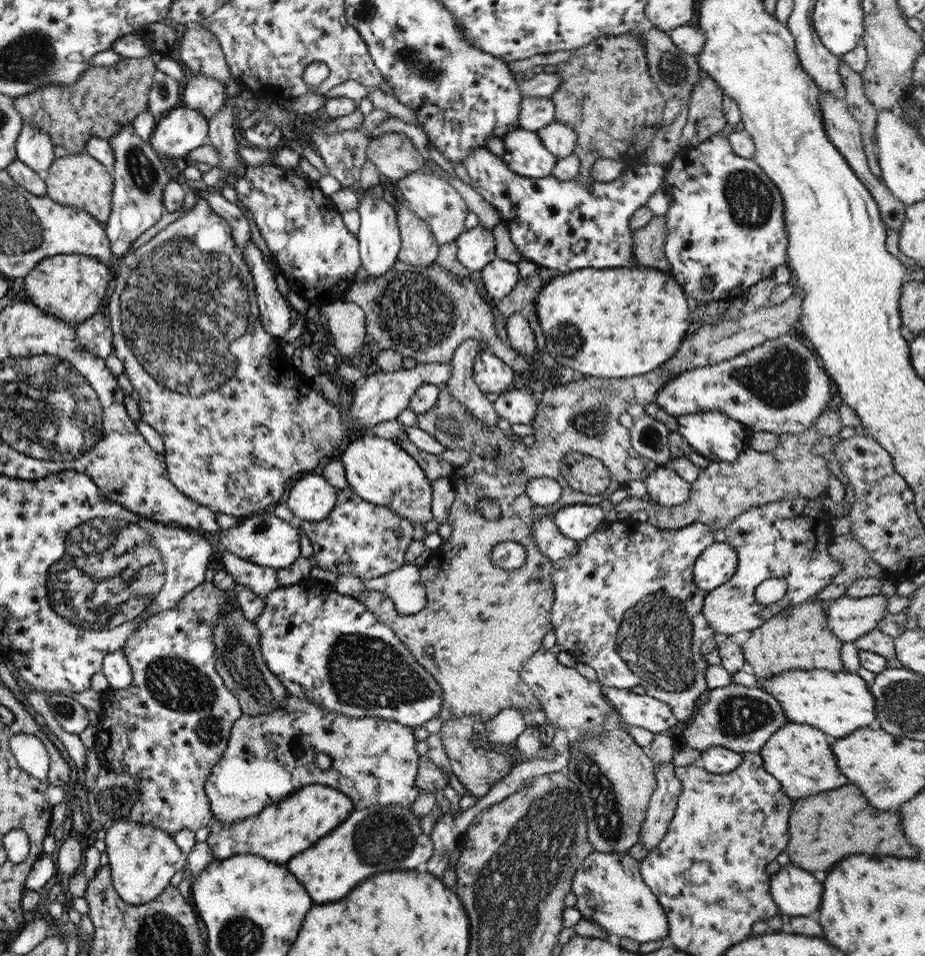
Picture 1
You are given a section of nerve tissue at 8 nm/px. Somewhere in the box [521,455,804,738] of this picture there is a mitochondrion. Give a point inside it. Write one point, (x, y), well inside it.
(656, 640)

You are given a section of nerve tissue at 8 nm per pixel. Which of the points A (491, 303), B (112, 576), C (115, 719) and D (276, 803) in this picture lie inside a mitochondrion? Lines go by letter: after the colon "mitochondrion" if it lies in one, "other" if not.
A: other
B: mitochondrion
C: other
D: other

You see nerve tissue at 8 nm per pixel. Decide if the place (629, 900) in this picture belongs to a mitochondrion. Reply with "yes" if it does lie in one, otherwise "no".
no

